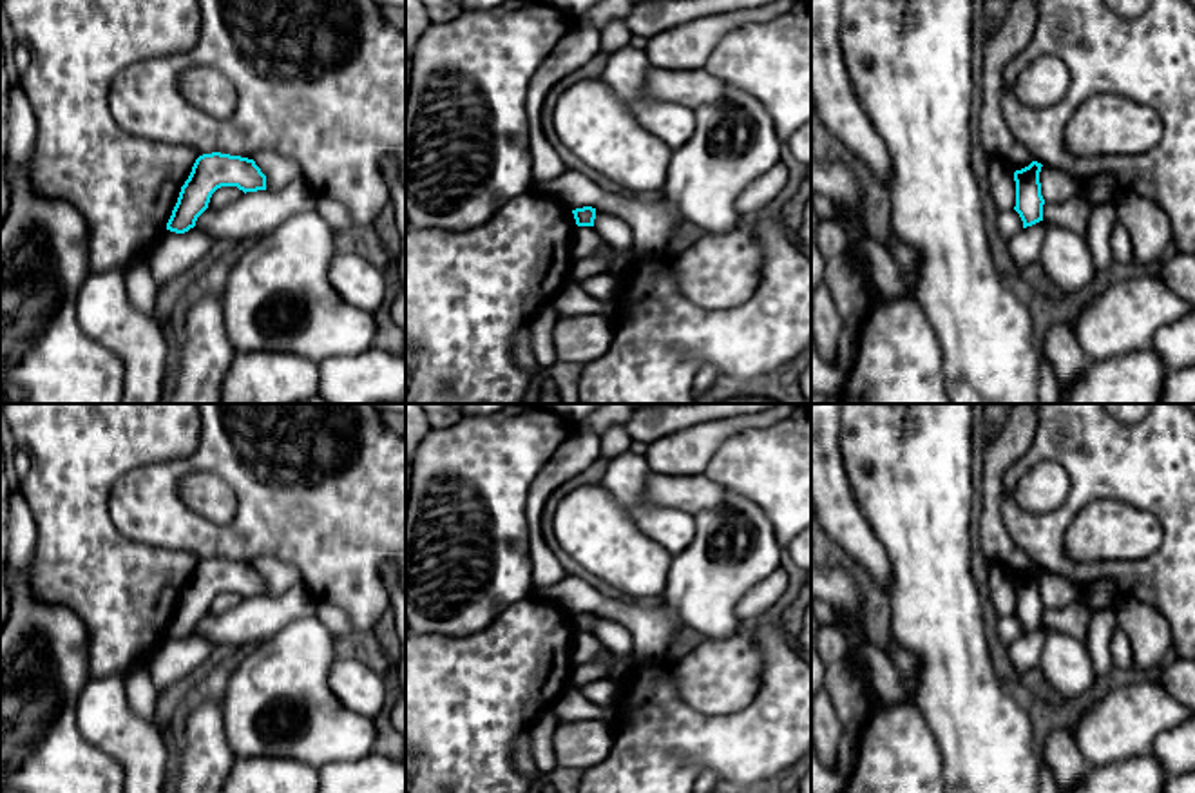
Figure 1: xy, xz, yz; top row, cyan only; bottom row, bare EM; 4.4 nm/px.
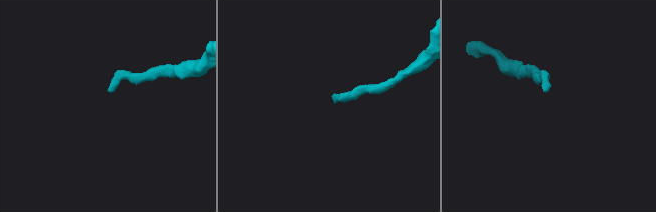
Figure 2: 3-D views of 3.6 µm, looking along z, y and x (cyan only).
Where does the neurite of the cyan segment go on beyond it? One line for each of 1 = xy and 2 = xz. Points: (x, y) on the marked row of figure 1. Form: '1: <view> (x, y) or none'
1: none
2: none

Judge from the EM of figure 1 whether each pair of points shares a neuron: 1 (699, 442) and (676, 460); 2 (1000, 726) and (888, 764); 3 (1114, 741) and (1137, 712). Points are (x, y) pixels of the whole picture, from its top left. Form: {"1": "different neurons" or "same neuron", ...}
{"1": "same neuron", "2": "different neurons", "3": "same neuron"}

